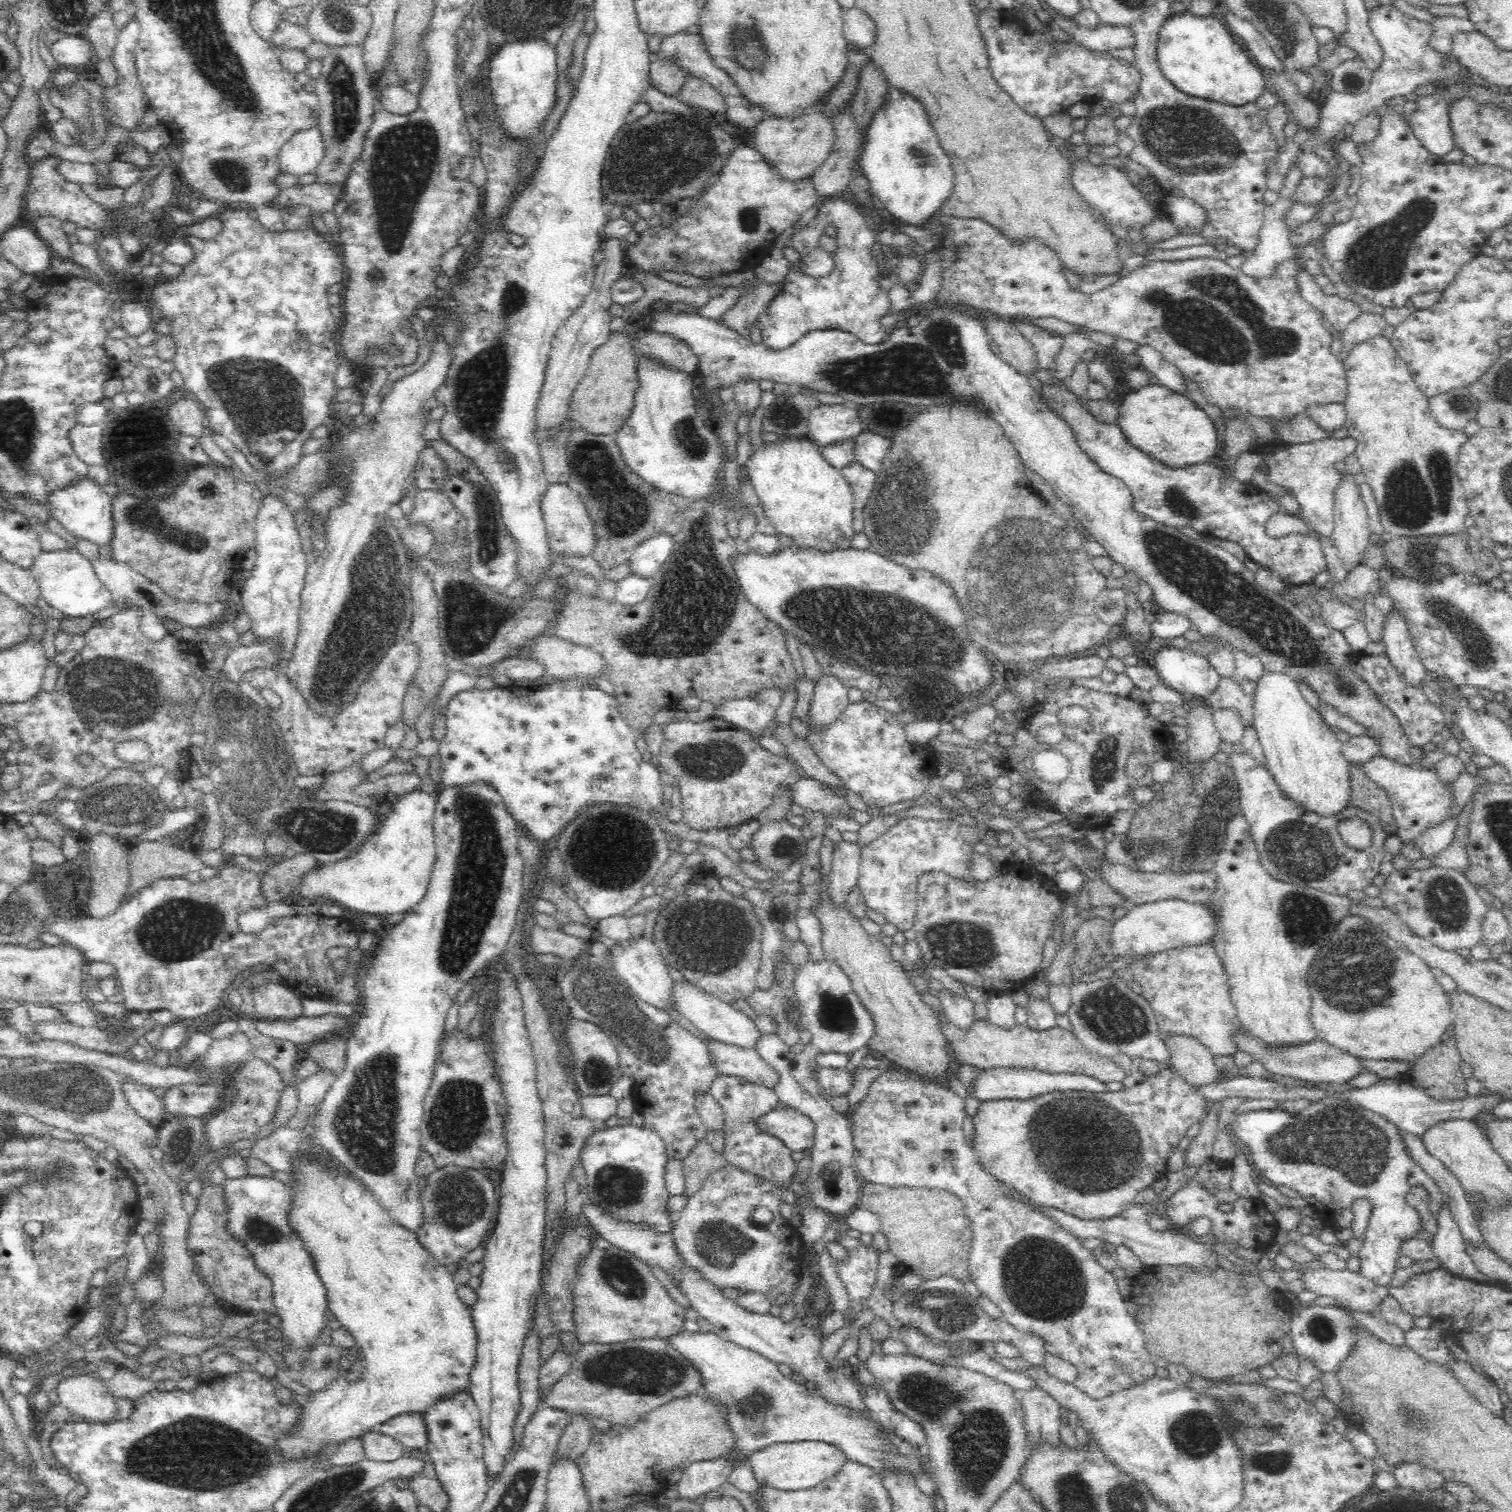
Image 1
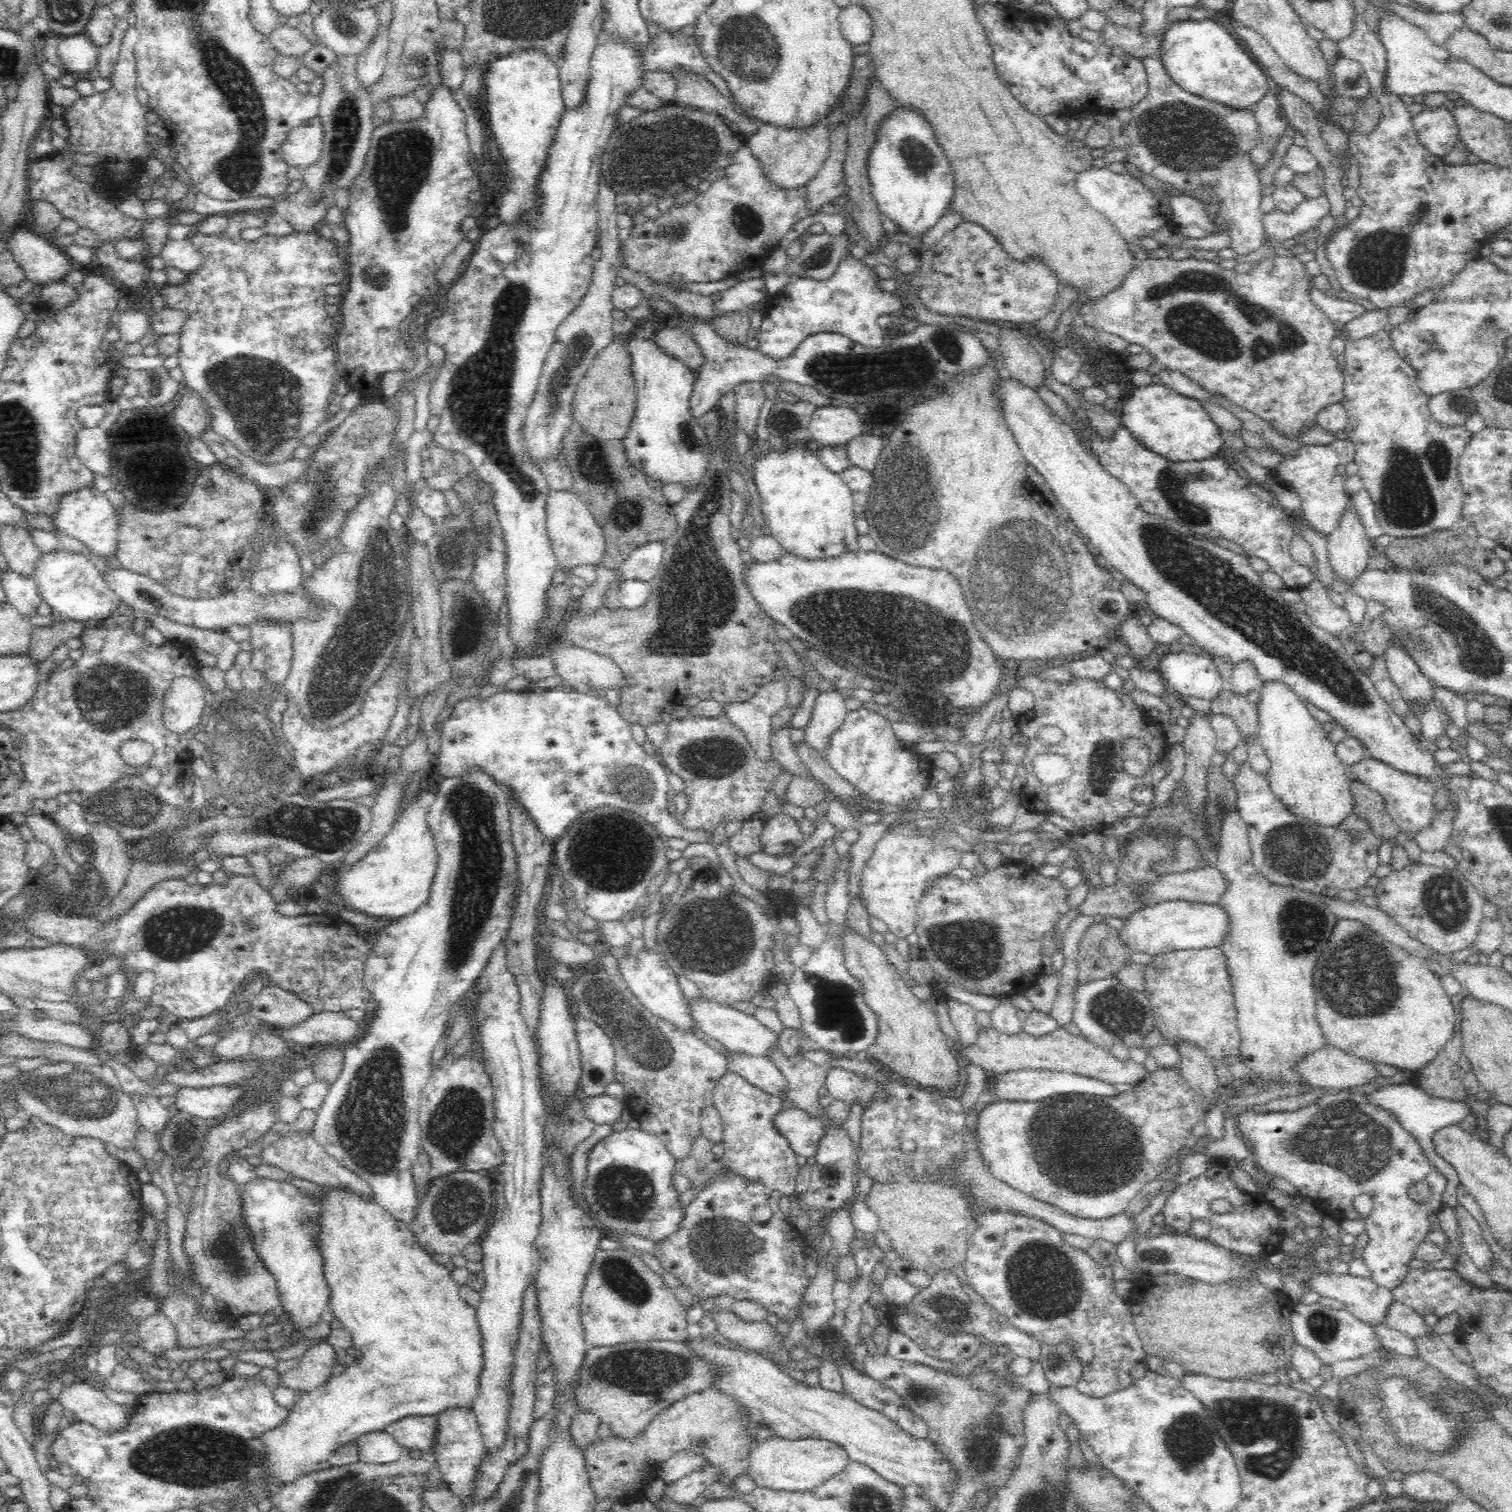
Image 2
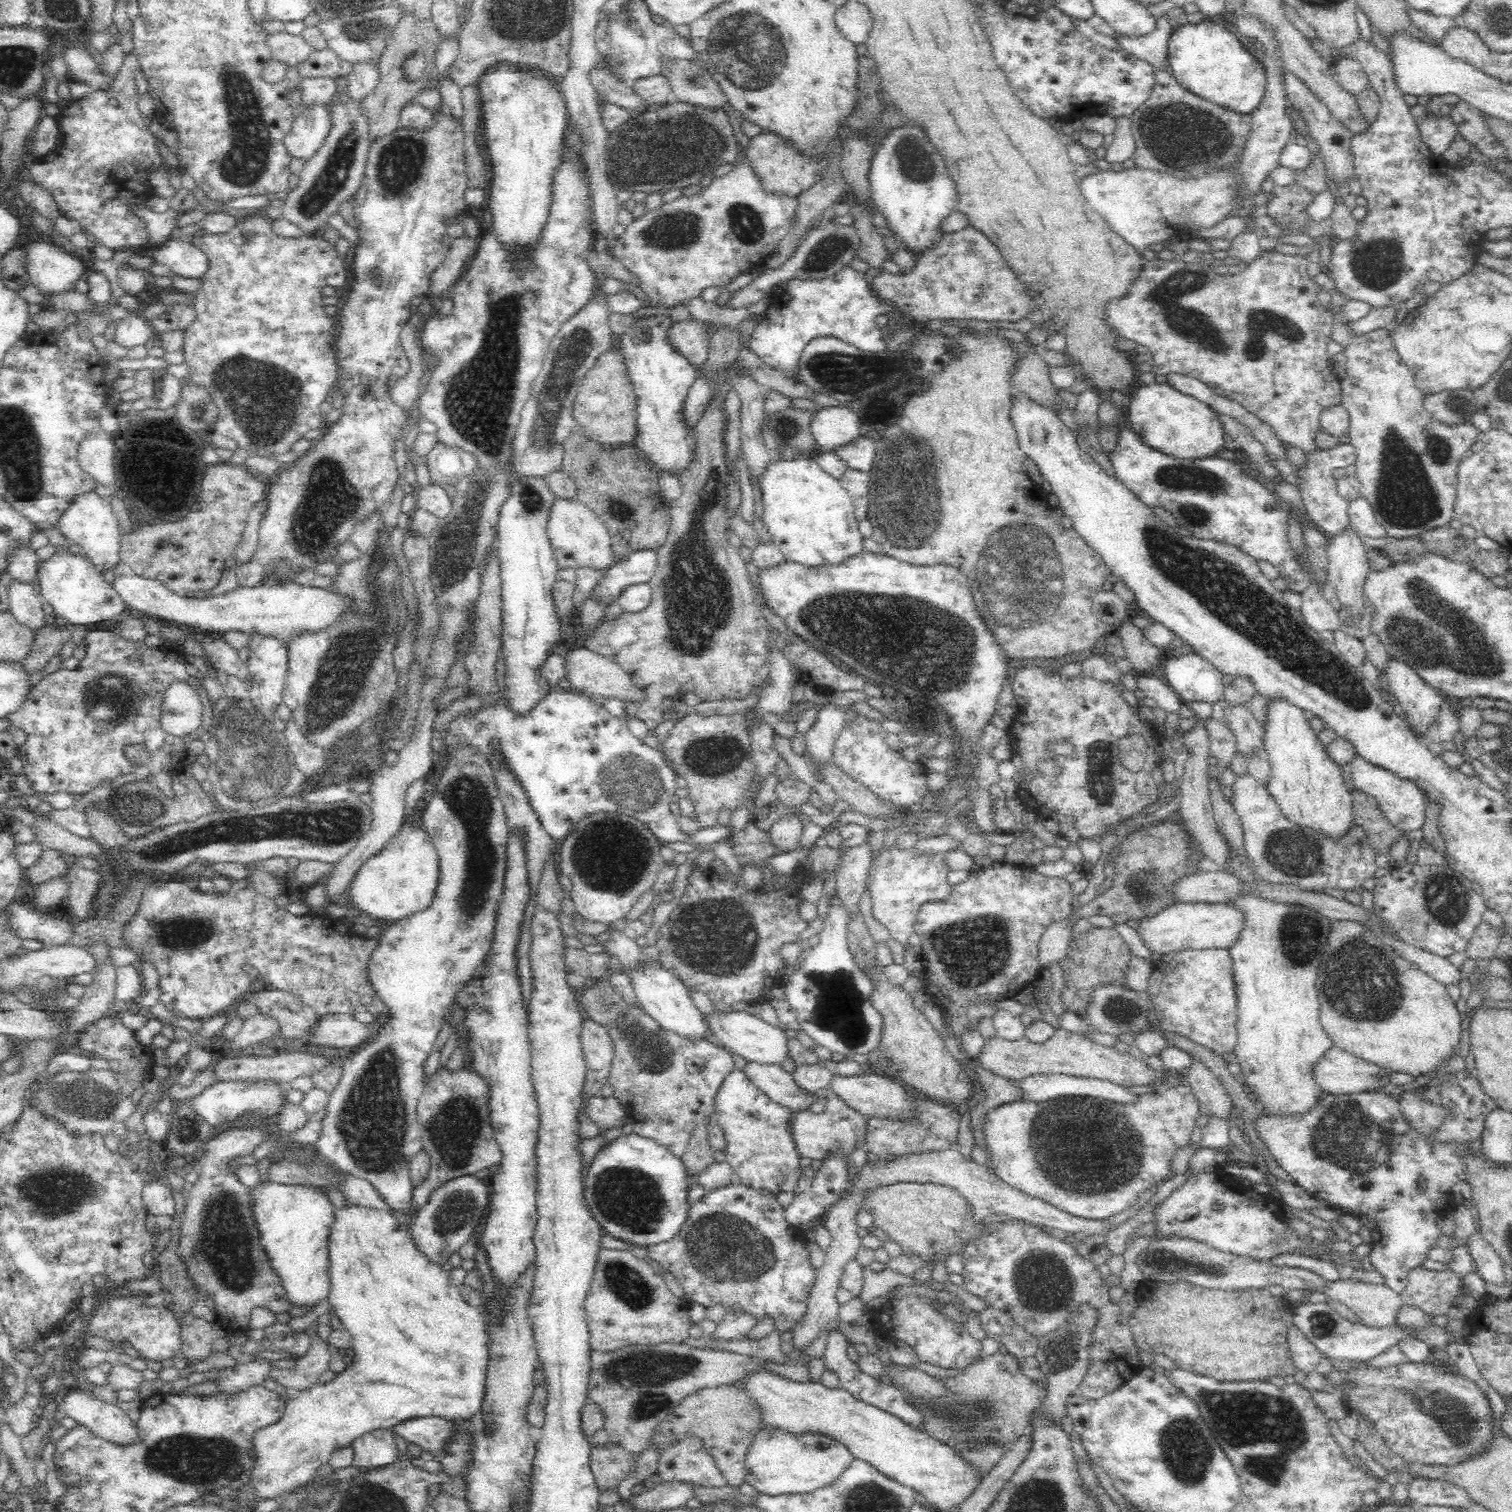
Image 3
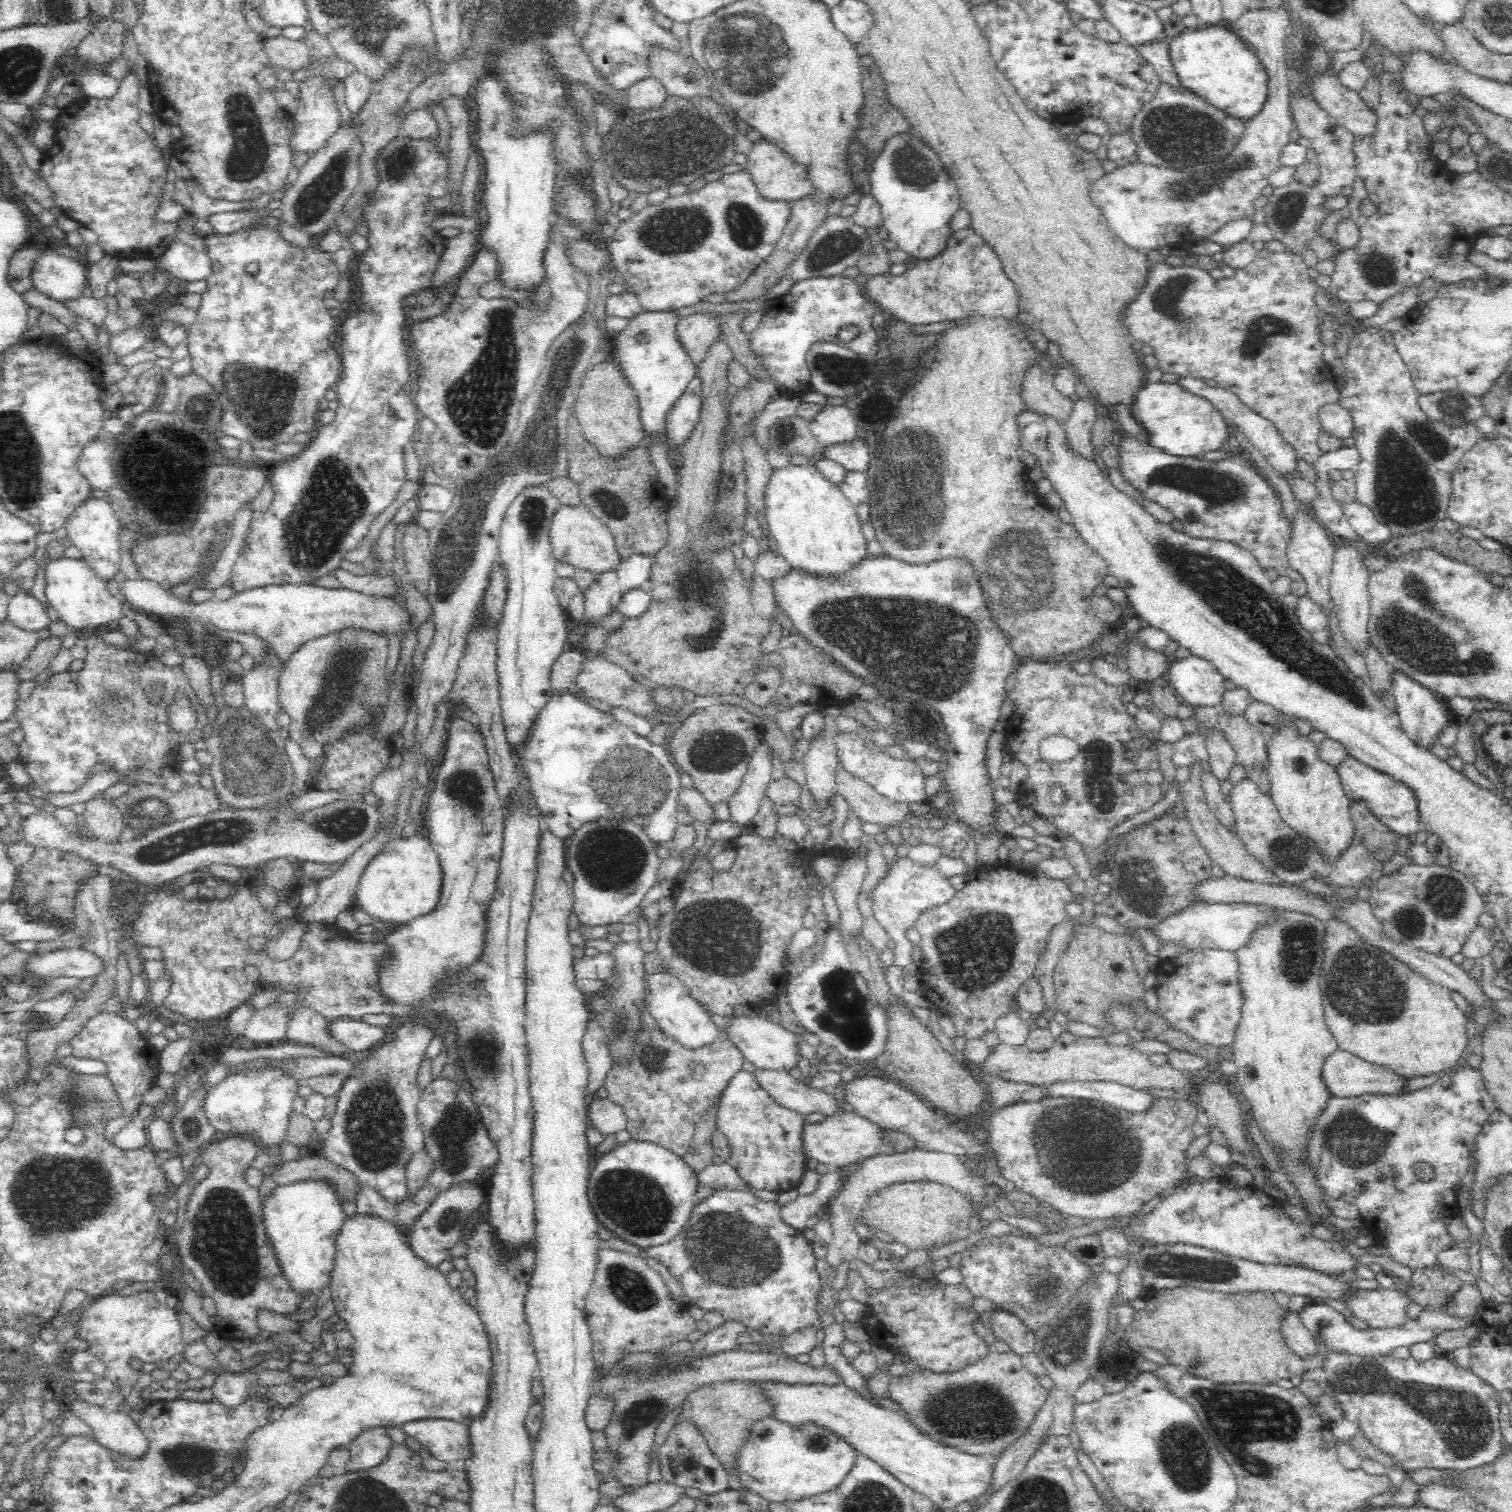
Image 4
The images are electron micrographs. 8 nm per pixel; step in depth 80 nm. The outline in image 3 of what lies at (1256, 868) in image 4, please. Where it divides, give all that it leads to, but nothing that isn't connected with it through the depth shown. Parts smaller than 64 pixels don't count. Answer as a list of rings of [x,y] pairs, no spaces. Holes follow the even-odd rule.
[[[1200,722],[1196,728],[1192,728],[1183,736],[1184,745],[1188,745],[1192,749],[1192,756],[1186,760],[1184,766],[1182,784],[1180,784],[1180,805],[1177,814],[1185,822],[1185,826],[1190,835],[1196,838],[1196,842],[1200,843],[1201,850],[1206,858],[1216,863],[1221,871],[1228,871],[1231,866],[1231,848],[1229,841],[1220,833],[1216,819],[1213,813],[1211,800],[1208,792],[1208,779],[1210,772],[1208,771],[1209,750],[1207,747],[1208,735],[1203,722]]]

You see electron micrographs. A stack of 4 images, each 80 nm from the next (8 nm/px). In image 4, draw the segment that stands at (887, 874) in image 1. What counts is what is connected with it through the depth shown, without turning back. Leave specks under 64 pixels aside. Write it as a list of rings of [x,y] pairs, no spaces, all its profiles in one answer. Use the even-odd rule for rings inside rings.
[[[897,857],[896,861],[889,864],[889,866],[890,873],[888,877],[882,880],[871,893],[873,897],[872,909],[876,921],[885,928],[889,938],[895,942],[893,964],[902,968],[904,977],[906,977],[908,974],[906,968],[914,961],[914,958],[912,958],[914,945],[906,937],[906,931],[930,908],[941,906],[952,900],[956,891],[952,888],[948,879],[938,874],[936,866],[916,865],[910,862],[907,857]]]

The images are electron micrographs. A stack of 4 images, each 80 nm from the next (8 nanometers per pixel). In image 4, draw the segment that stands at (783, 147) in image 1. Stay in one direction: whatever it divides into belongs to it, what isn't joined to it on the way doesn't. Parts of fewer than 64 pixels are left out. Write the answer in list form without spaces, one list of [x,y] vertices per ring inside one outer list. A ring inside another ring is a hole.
[[[760,139],[755,142],[743,162],[756,190],[764,199],[772,202],[794,203],[806,198],[806,196],[811,196],[812,190],[814,190],[813,186],[806,180],[804,168],[794,165],[784,155],[784,152],[767,140]]]

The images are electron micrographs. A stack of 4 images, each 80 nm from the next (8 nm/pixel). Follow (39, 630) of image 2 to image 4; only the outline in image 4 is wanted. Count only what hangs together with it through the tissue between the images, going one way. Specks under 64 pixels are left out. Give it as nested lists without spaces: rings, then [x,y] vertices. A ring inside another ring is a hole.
[[[45,633],[40,641],[30,654],[30,657],[24,660],[15,670],[15,677],[19,684],[28,682],[28,680],[36,678],[40,672],[44,672],[52,658],[62,649],[62,639],[60,637]]]

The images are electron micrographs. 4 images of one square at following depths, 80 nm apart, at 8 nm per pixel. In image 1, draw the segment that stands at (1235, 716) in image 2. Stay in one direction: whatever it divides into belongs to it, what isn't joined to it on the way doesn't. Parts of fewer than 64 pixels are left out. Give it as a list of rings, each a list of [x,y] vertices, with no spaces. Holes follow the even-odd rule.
[[[1220,678],[1218,688],[1205,699],[1205,704],[1212,710],[1218,708],[1233,710],[1245,729],[1254,724],[1254,699],[1248,696],[1239,684],[1234,683],[1232,678]]]

